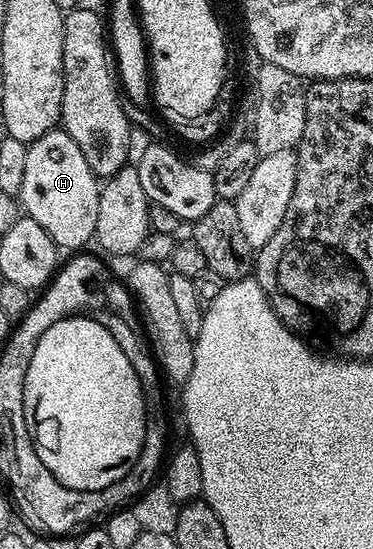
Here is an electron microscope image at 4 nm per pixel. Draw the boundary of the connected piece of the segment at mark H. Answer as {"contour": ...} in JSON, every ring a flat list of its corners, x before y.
{"contour":[[62,127,50,129,45,135,41,135,41,139,28,144,25,155,25,179,21,179,21,191,18,196,21,209,26,216,41,223,41,227,45,227,49,239,53,239,53,243,59,246,60,250,79,251,82,250,79,249,82,245,92,244,97,227,100,188,100,178,95,176,89,163,85,163,85,155,81,155,81,147,77,147,77,143]]}

